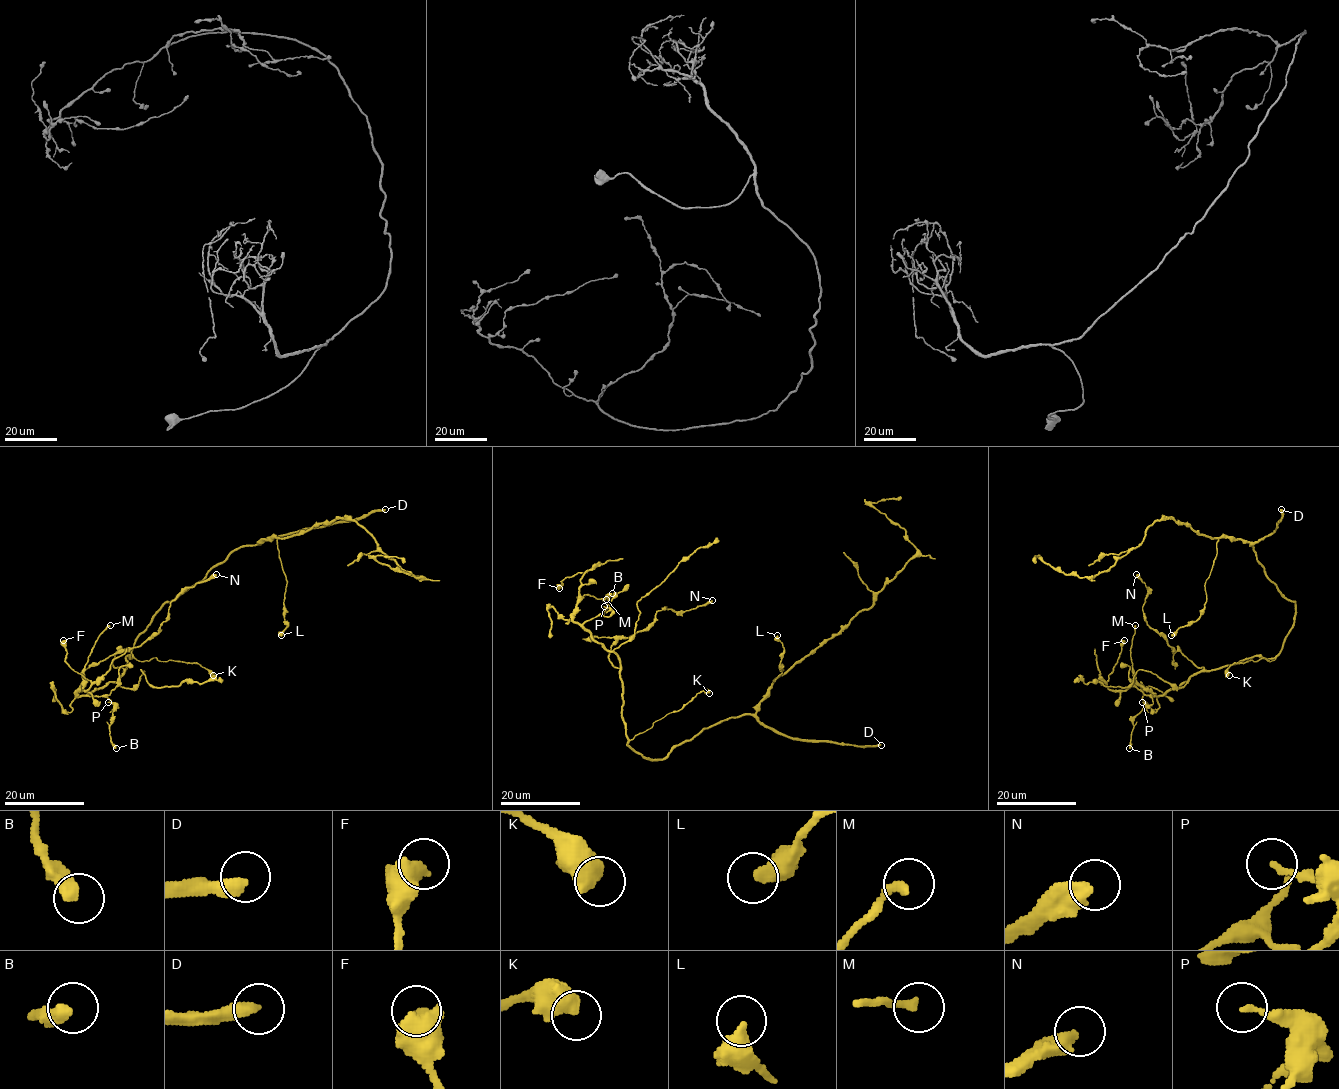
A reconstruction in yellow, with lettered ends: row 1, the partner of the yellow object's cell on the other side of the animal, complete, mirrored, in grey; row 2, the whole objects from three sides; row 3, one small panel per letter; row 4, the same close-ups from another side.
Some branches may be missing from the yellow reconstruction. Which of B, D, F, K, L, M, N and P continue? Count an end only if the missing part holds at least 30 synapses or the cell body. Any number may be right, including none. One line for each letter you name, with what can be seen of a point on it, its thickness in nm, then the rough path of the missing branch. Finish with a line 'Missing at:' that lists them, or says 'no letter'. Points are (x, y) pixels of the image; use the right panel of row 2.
D: place (1281, 509); calibre 400 nm
Missing at: D

